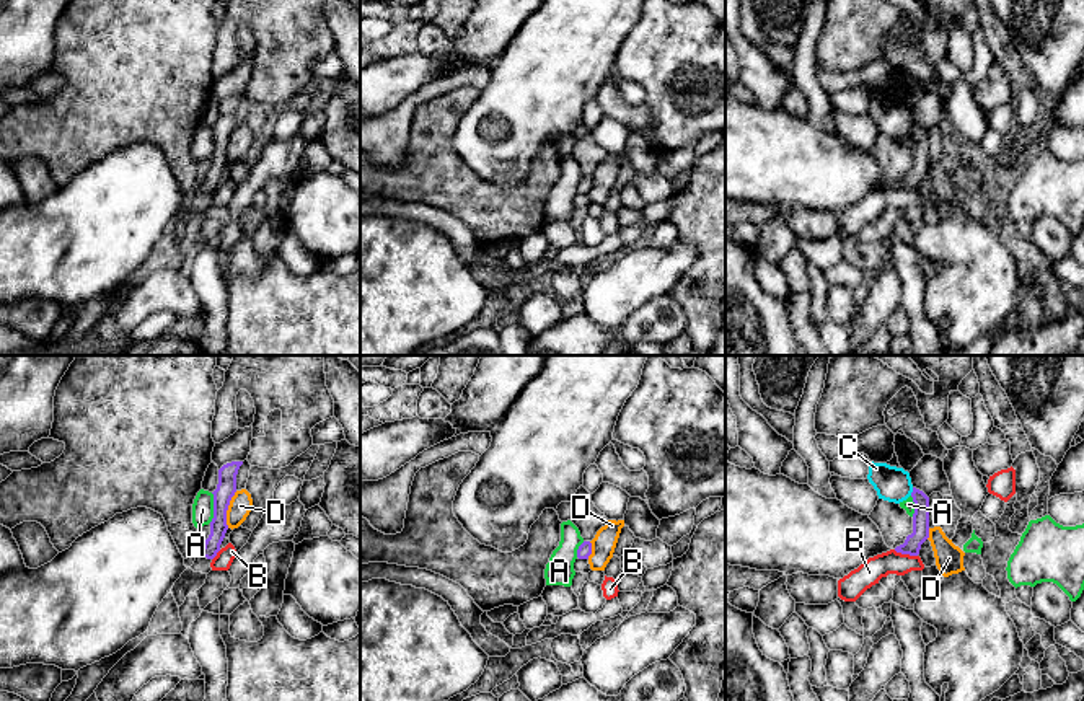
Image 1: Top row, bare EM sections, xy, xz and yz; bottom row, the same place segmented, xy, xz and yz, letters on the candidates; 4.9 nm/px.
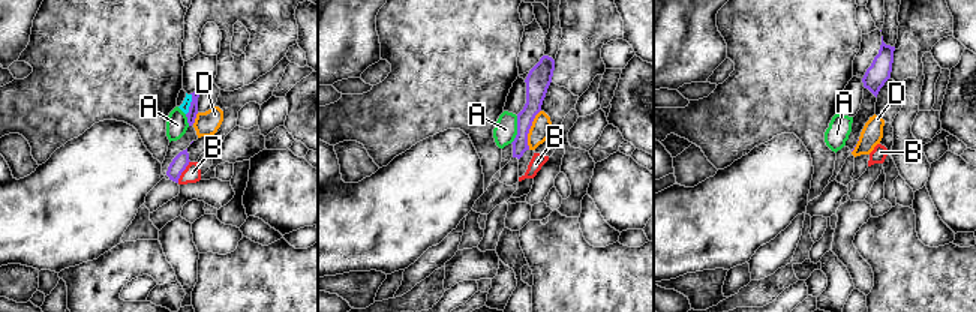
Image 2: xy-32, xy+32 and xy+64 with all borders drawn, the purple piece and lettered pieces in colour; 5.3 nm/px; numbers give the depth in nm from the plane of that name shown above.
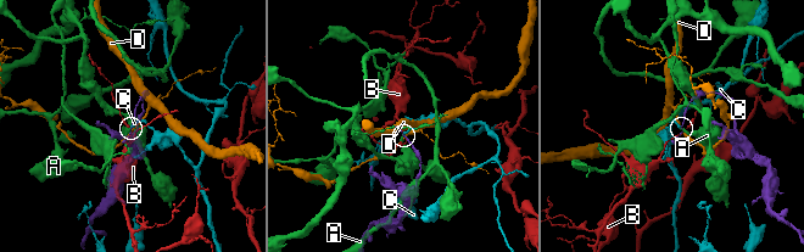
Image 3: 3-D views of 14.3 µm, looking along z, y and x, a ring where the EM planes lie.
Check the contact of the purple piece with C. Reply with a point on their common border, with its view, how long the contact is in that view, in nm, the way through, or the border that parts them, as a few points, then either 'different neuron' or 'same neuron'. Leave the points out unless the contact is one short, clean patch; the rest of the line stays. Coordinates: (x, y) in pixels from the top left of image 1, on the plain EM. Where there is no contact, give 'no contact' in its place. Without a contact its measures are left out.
contact yz (913, 126); length 40 nm; border yz (913, 123), (910, 129); different neuron

